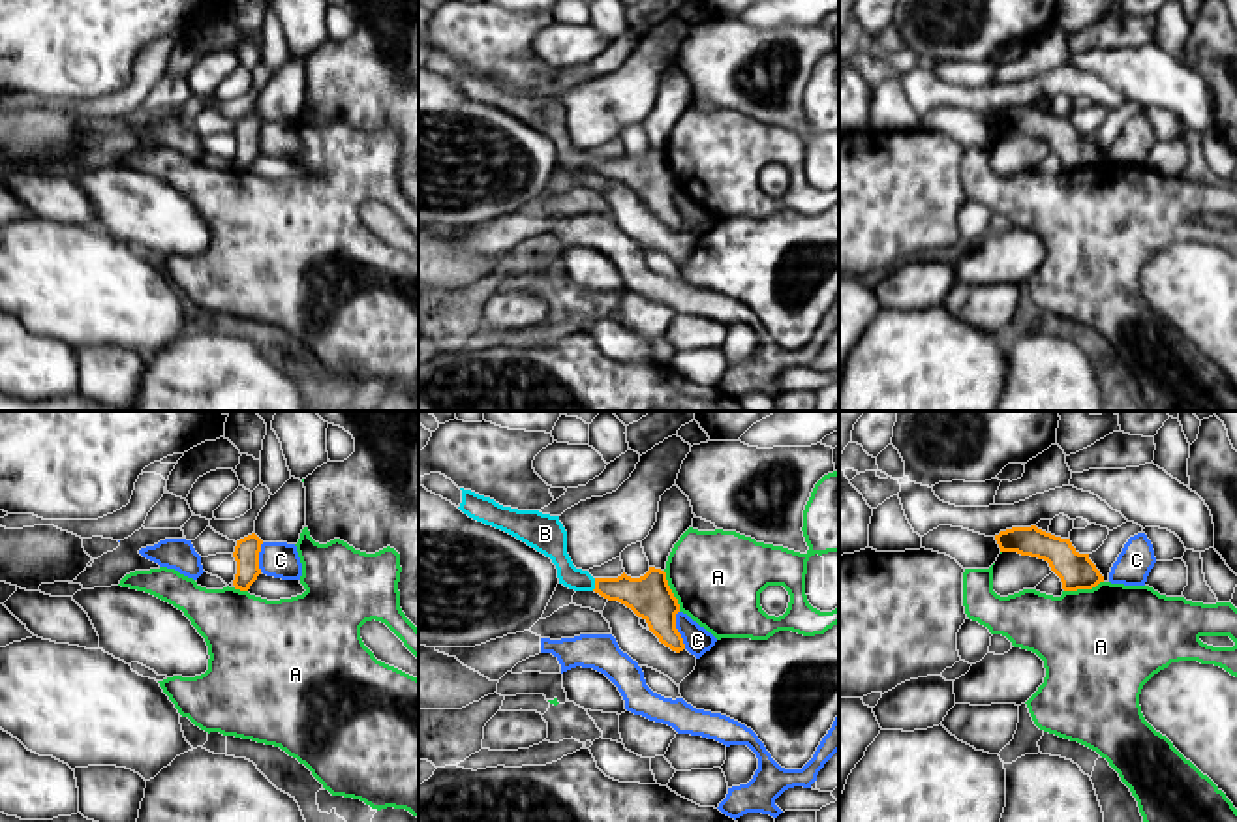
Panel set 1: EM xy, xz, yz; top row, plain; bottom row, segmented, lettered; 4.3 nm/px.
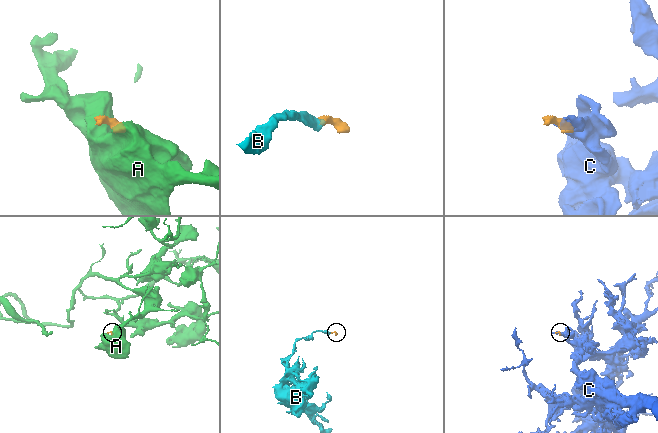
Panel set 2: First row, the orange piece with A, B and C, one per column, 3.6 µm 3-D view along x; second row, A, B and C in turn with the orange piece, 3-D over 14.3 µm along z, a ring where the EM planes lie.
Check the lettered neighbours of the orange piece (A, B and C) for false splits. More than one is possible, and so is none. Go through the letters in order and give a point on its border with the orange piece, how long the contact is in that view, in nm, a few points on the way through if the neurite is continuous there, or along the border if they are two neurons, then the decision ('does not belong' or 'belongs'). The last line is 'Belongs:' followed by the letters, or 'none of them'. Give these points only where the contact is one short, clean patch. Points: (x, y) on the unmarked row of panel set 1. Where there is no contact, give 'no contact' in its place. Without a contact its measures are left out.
A: contact xz (671, 171); length 190 nm; does not belong
B: contact xz (595, 164); length 60 nm; way xz (650, 177), (624, 167), (595, 164), (580, 160), (552, 124); belongs
C: contact xz (676, 209); length 170 nm; border xz (678, 190), (676, 211), (686, 228); does not belong
Belongs: B

